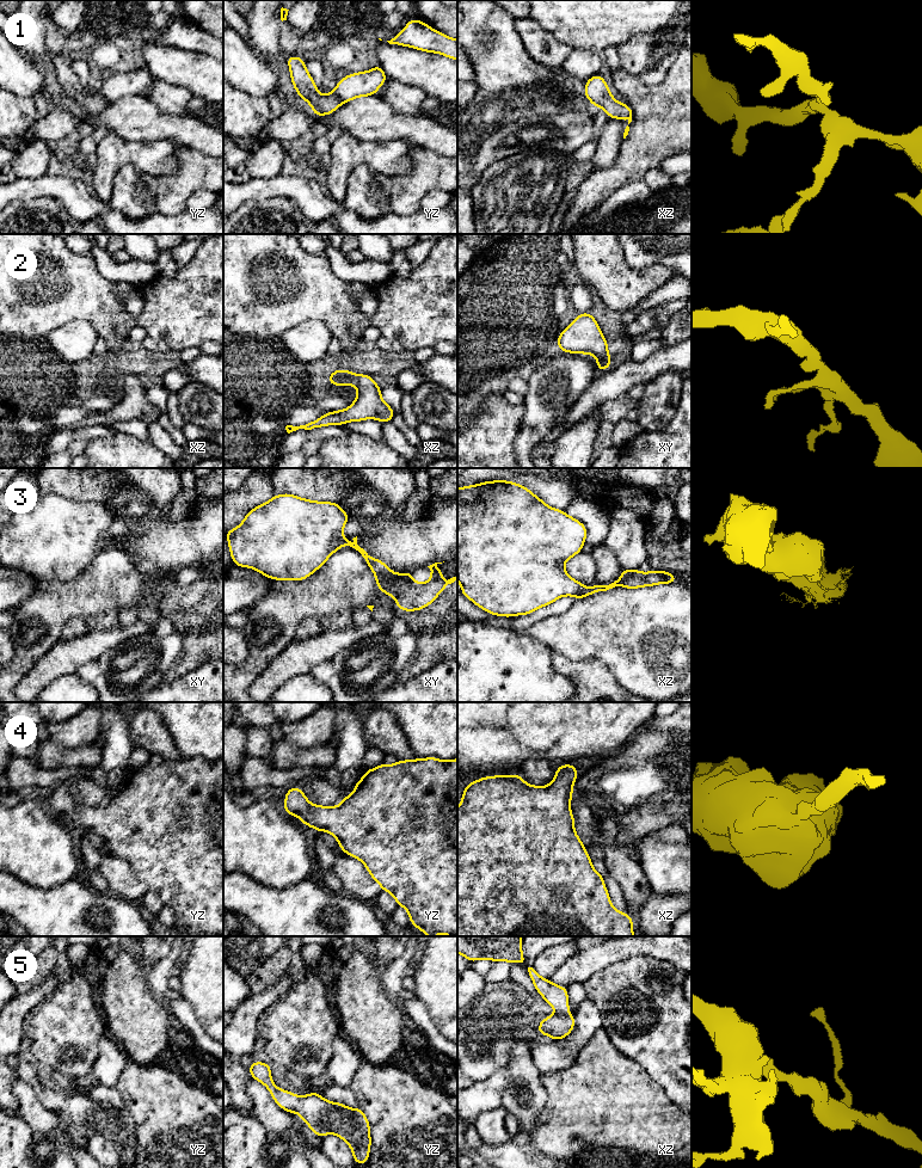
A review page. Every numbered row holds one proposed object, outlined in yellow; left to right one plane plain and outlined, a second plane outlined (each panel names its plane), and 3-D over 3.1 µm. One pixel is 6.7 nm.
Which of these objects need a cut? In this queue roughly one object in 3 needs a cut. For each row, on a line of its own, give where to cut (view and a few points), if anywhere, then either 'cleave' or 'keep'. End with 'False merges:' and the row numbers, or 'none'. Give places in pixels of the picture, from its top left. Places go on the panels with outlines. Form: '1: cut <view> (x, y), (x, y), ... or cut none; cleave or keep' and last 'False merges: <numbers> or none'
1: cut none; keep
2: cut none; keep
3: cut xz (586, 588), (583, 592); cleave
4: cut none; keep
5: cut none; keep
False merges: 3

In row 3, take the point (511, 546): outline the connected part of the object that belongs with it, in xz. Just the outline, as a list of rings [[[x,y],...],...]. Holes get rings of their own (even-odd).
[[[506,480],[485,481],[457,487],[457,580],[461,594],[491,615],[511,617],[529,615],[563,596],[586,590],[570,577],[564,565],[582,552],[586,527],[565,511],[551,508],[527,487]]]

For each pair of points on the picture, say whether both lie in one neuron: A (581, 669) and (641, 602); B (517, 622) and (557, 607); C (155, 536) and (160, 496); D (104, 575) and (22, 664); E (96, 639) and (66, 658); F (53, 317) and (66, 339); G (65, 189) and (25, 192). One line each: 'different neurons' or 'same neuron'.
A: different neurons
B: same neuron
C: different neurons
D: same neuron
E: same neuron
F: different neurons
G: same neuron

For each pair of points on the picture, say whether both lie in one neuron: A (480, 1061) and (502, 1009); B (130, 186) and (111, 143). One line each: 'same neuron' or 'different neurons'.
A: same neuron
B: different neurons

